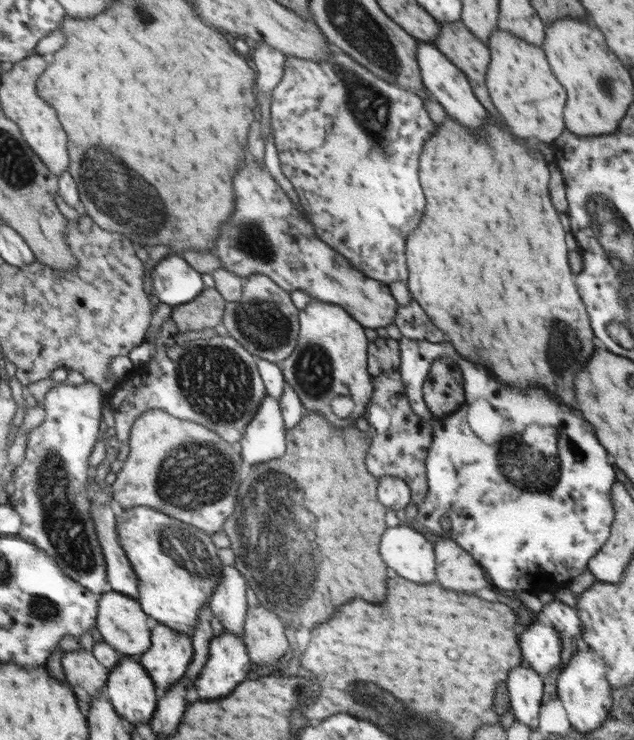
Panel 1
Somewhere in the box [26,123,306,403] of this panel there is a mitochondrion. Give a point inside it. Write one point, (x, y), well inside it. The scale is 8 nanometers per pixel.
(108, 181)

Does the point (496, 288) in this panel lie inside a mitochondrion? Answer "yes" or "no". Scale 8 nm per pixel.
no

